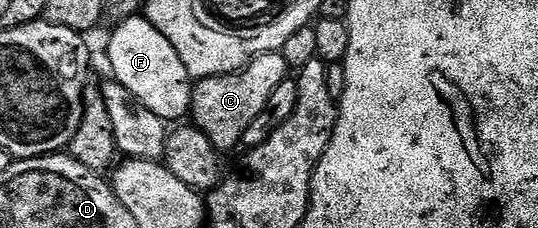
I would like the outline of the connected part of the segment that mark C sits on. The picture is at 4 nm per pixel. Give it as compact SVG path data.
M282 51L260 52L239 72L198 81L191 89L190 119L195 119L194 127L200 128L220 153L227 154L230 148L238 149L242 145L245 130L253 118L265 110L265 102L269 102L273 90L288 78L289 69Z

